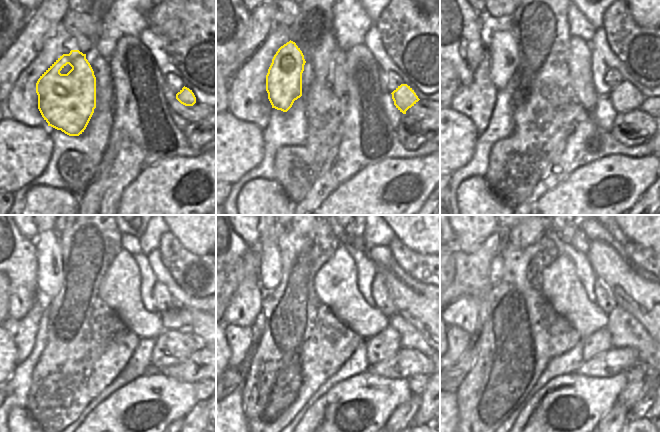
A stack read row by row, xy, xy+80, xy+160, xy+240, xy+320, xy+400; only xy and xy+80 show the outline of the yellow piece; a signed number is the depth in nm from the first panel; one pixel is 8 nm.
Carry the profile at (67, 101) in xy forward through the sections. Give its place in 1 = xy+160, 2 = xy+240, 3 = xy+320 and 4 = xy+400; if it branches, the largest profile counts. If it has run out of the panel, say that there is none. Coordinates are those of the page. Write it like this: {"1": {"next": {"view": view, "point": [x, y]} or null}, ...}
{"1": {"next": {"view": "xy+160", "point": [500, 43]}}, "2": {"next": {"view": "xy+240", "point": [48, 253]}}, "3": {"next": {"view": "xy+320", "point": [270, 259]}}, "4": {"next": {"view": "xy+400", "point": [497, 264]}}}

